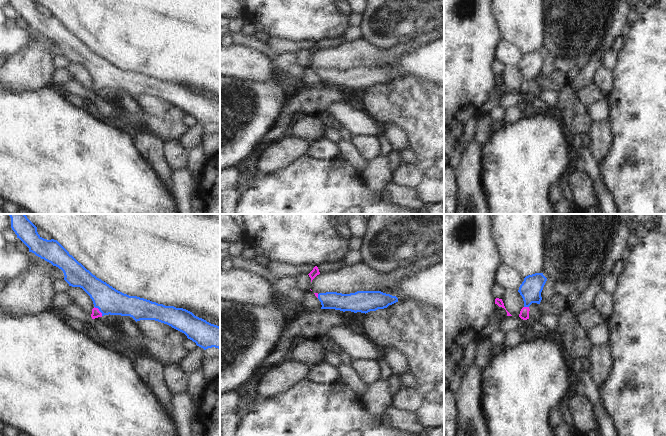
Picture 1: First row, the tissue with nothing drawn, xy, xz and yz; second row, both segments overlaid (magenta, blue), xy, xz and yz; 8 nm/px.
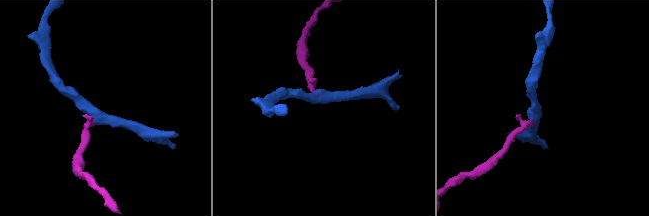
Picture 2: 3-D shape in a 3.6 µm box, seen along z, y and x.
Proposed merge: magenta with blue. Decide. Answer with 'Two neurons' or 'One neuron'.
One neuron

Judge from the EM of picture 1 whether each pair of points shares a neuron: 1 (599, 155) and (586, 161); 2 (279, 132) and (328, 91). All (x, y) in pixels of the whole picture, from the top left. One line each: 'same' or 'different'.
1: different
2: same

